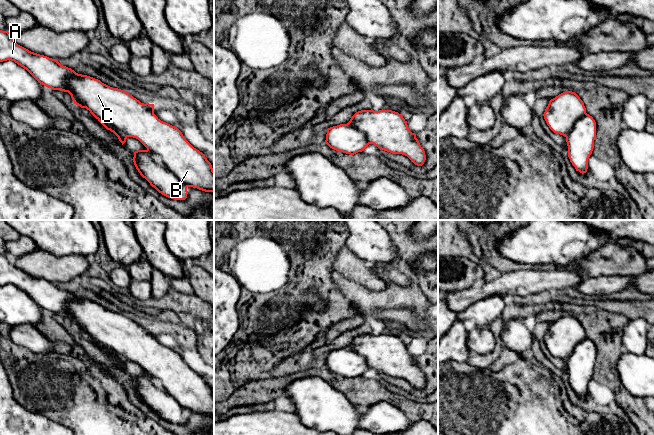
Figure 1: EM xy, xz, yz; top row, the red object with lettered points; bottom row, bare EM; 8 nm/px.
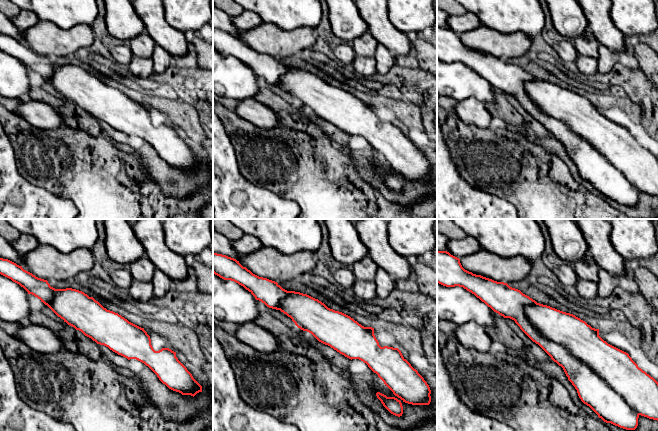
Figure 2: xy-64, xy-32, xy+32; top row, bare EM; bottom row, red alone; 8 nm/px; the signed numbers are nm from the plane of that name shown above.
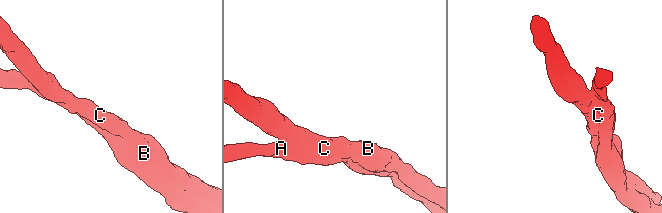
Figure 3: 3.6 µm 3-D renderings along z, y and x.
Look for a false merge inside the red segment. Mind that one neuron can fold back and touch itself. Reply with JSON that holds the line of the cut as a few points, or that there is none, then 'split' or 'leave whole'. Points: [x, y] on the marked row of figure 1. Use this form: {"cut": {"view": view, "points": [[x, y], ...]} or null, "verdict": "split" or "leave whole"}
{"cut": null, "verdict": "leave whole"}

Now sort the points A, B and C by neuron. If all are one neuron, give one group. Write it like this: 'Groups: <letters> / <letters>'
Groups: A B C

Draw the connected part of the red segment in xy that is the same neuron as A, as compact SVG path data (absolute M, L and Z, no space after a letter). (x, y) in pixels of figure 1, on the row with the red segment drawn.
M0 30L0 62L7 60L26 69L40 84L68 92L74 104L89 110L107 130L118 137L122 145L128 137L138 139L147 149L134 152L134 165L140 175L162 195L174 200L185 200L188 187L214 192L214 170L211 163L185 139L177 127L161 121L154 114L154 104L141 103L124 90L78 74L56 59L31 52L18 45L10 32Z

